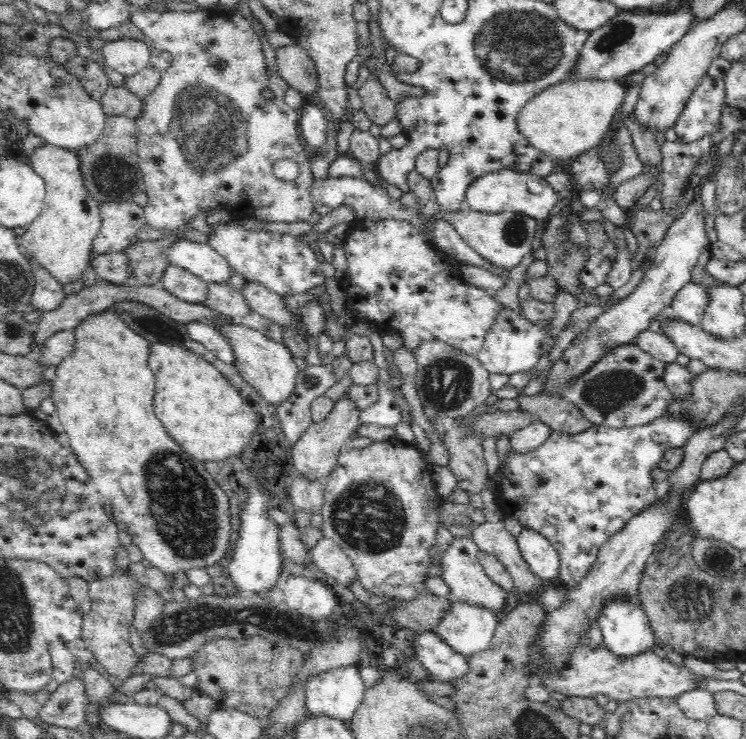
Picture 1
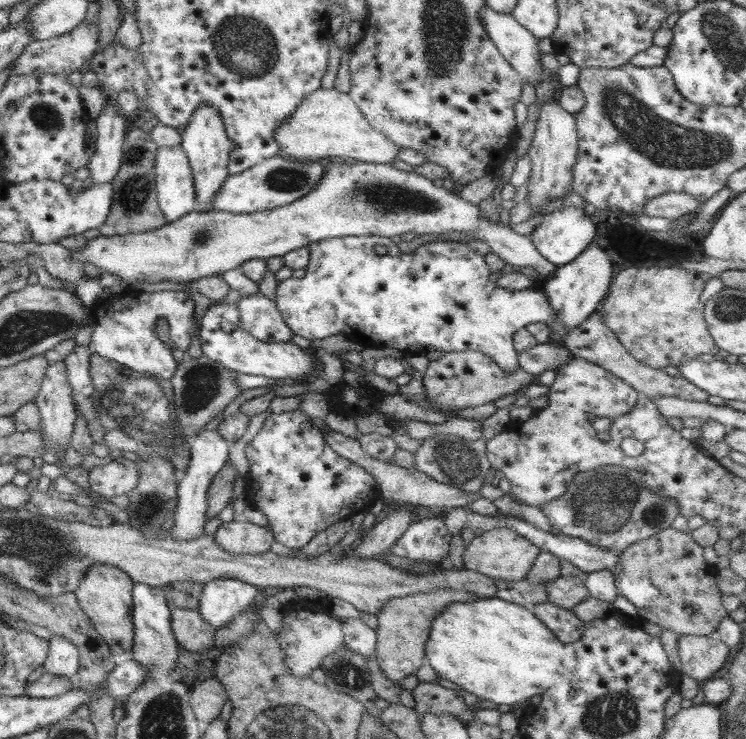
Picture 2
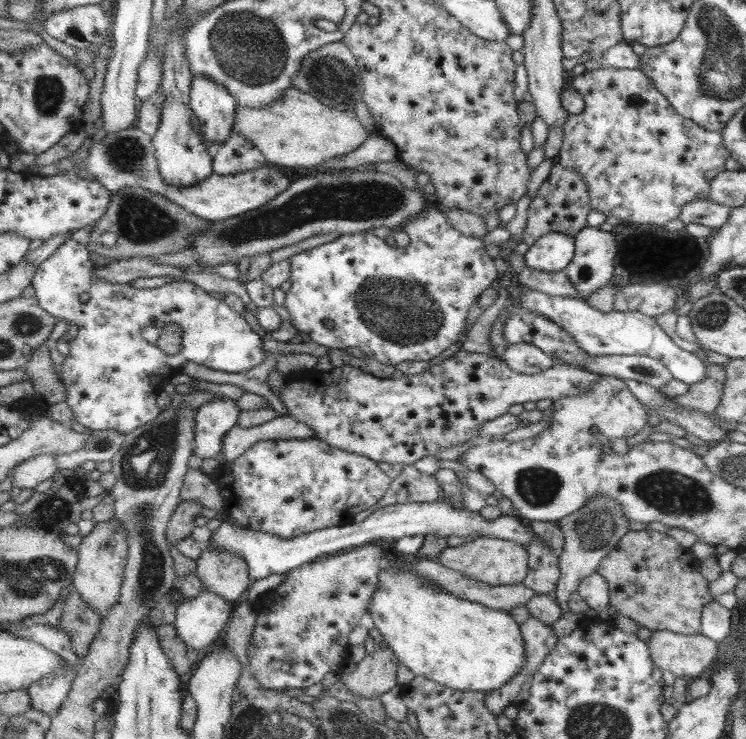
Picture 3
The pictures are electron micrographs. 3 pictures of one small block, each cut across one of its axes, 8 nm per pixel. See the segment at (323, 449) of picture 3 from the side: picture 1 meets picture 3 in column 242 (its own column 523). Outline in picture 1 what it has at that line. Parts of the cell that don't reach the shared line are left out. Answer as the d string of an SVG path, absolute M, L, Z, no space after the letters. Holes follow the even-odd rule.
M668 416L656 418L646 426L632 428L608 428L592 426L582 434L552 432L550 438L538 446L534 452L516 454L510 450L508 458L502 462L502 478L498 486L498 506L508 518L516 518L524 528L536 530L550 540L550 544L560 554L560 580L566 582L568 590L578 588L586 574L592 570L600 548L626 528L626 522L650 508L658 498L654 490L652 470L658 468L664 454L674 448L684 448L694 436L694 424L686 418Z

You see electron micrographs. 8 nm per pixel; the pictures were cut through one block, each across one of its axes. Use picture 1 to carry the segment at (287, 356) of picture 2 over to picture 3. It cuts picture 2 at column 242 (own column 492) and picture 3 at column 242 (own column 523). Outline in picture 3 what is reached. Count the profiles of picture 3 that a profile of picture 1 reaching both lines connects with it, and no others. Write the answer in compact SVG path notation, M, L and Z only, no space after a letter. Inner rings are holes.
M67 236L67 240L35 268L31 278L39 306L53 318L65 318L69 324L79 326L75 340L69 342L69 354L63 356L63 364L57 366L57 372L65 388L65 402L73 412L73 422L79 422L85 430L119 430L121 434L129 434L133 428L153 422L159 412L159 406L155 404L157 392L167 380L179 374L183 362L193 360L201 366L223 372L247 372L271 356L263 350L265 342L249 328L239 312L231 310L221 298L207 294L189 282L171 282L151 290L133 290L129 284L91 282L89 272L91 264L87 250L83 244ZM147 324L153 324L159 330L167 324L179 324L183 348L177 354L163 354L155 344L147 344L139 334Z

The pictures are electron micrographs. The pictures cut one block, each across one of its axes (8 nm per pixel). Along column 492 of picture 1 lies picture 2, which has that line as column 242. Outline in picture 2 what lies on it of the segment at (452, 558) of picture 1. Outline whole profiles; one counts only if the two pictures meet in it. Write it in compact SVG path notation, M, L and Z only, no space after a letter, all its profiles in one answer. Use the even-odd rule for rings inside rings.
M217 578L203 584L199 596L199 616L215 630L245 612L259 596L259 588L239 578Z

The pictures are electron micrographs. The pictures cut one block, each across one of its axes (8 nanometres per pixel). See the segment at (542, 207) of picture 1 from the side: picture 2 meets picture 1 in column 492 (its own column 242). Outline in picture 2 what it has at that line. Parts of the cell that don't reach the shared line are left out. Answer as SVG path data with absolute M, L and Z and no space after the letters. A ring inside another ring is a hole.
M279 154L273 158L263 160L257 166L251 166L249 170L243 170L241 174L233 174L225 178L219 196L211 202L211 212L227 212L227 214L255 214L263 210L275 210L279 206L287 206L291 202L297 202L307 192L313 190L313 186L323 180L323 174L327 170L327 162L291 162L287 158L281 158Z

